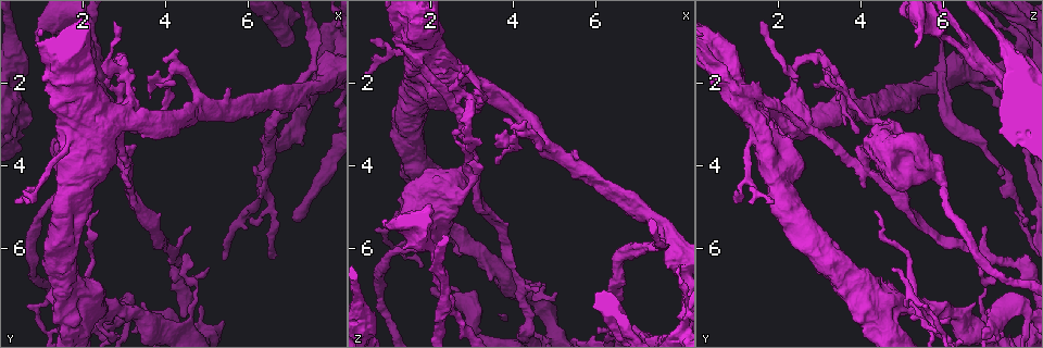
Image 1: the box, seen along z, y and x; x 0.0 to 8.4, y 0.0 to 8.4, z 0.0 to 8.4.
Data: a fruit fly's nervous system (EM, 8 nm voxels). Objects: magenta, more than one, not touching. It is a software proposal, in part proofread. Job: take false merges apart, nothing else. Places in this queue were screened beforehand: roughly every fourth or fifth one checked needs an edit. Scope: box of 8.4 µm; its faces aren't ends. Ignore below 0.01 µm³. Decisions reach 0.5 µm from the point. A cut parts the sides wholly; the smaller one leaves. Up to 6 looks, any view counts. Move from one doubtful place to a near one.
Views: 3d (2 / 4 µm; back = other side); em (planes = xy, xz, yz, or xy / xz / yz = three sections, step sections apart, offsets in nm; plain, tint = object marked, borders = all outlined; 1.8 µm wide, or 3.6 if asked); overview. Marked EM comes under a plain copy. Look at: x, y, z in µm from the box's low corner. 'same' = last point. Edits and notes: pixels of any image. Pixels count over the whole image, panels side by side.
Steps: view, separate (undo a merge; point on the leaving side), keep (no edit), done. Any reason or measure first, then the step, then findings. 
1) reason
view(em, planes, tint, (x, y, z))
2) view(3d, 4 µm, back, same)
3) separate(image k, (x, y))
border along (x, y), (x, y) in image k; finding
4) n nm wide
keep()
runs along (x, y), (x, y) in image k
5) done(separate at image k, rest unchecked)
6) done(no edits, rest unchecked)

sudden change in width
view(em, 3.6 µm, xy, step 16, tint, (5.40, 2.70, 3.95))

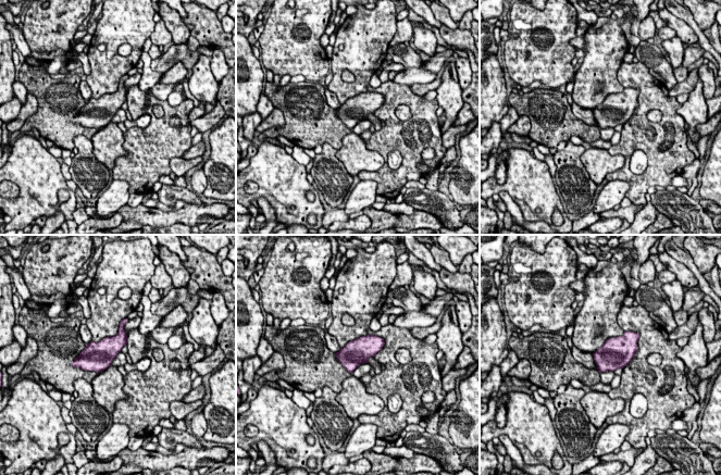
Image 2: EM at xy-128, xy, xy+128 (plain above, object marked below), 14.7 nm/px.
cut it another way
view(em, 3.6 µm, planes, borders, same)

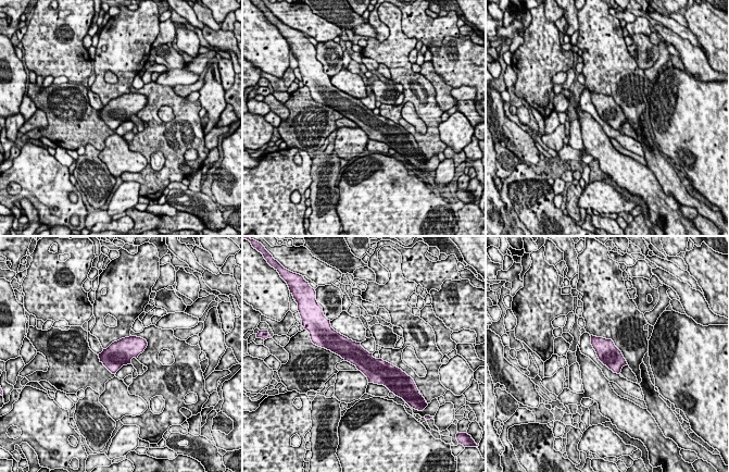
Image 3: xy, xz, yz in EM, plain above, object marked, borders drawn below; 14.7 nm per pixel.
keep()
one neuron here

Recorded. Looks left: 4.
sharp bend
view(em, 3.6 µm, planes, tint, (3.25, 2.75, 2.10))

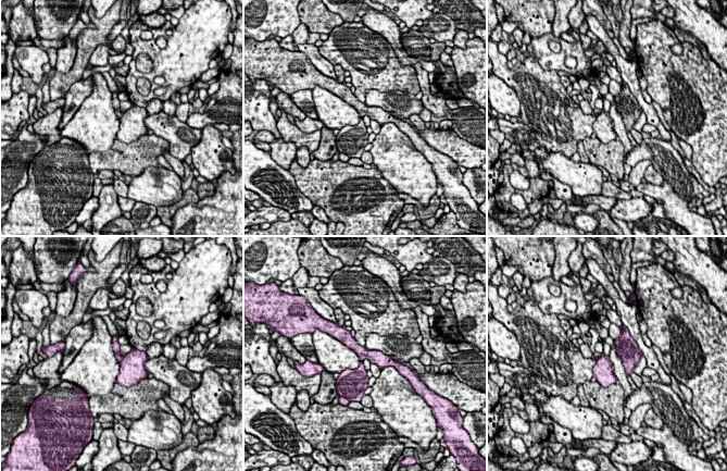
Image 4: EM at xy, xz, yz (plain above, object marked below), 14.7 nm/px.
190 nm wide
keep()
runs along (346, 334), (361, 352), (359, 388) in image 4; continuous, no second neuron

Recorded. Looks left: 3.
two arms in line, one across
view(em, yz, step 8, tint, (3.05, 3.85, 4.10))

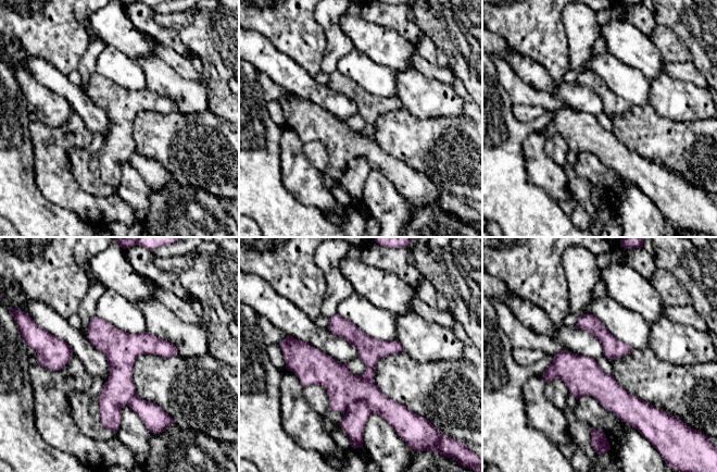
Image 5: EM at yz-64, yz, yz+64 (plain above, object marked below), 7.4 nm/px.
cut it another way
view(em, xz, step 16, tint, same)

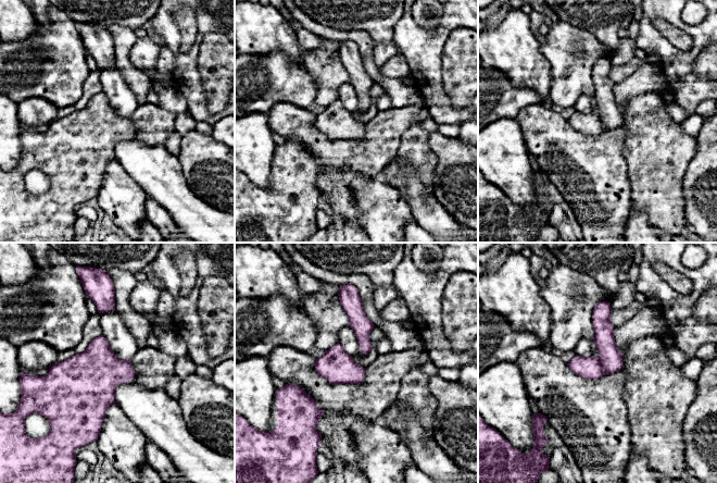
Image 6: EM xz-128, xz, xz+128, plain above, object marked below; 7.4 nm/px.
separate(image 6, (589, 368))
border along (598, 358), (601, 370), (604, 373) in image 6; a second neuron is stuck on

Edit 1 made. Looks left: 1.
done(separate at image 6, rest unchecked)

